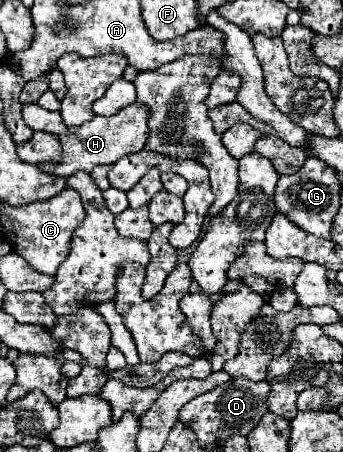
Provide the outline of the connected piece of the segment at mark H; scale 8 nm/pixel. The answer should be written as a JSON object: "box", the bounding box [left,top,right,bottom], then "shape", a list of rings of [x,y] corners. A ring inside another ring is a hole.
{"box":[23,103,149,177],"shape":[[[23,103],[23,119],[33,131],[49,131],[55,133],[61,139],[61,145],[65,149],[65,159],[61,159],[61,167],[57,171],[49,171],[53,175],[69,177],[75,171],[87,171],[91,173],[93,167],[97,165],[111,165],[123,155],[129,155],[133,151],[139,151],[145,147],[147,137],[149,137],[149,107],[141,103],[133,103],[129,107],[119,109],[111,117],[103,115],[93,115],[91,121],[79,125],[79,127],[67,127],[61,121],[59,111],[47,111],[39,107],[37,103]]]}

